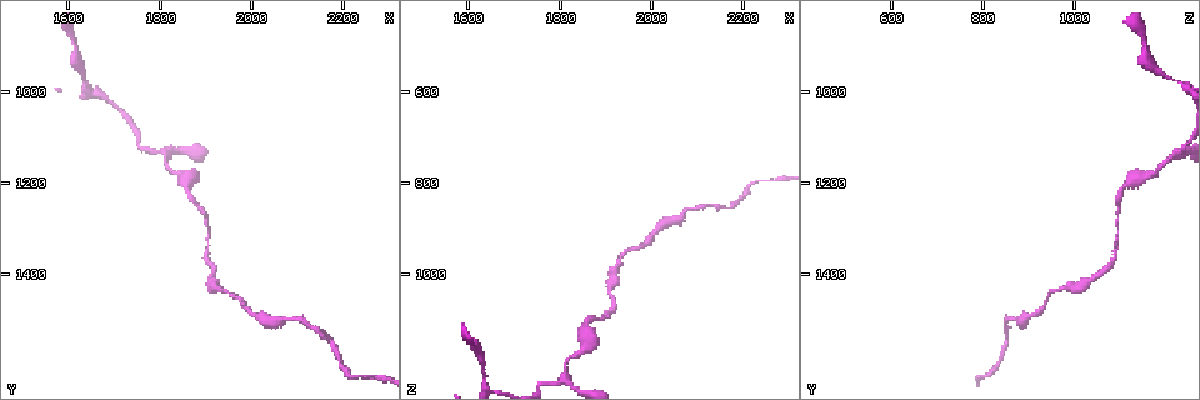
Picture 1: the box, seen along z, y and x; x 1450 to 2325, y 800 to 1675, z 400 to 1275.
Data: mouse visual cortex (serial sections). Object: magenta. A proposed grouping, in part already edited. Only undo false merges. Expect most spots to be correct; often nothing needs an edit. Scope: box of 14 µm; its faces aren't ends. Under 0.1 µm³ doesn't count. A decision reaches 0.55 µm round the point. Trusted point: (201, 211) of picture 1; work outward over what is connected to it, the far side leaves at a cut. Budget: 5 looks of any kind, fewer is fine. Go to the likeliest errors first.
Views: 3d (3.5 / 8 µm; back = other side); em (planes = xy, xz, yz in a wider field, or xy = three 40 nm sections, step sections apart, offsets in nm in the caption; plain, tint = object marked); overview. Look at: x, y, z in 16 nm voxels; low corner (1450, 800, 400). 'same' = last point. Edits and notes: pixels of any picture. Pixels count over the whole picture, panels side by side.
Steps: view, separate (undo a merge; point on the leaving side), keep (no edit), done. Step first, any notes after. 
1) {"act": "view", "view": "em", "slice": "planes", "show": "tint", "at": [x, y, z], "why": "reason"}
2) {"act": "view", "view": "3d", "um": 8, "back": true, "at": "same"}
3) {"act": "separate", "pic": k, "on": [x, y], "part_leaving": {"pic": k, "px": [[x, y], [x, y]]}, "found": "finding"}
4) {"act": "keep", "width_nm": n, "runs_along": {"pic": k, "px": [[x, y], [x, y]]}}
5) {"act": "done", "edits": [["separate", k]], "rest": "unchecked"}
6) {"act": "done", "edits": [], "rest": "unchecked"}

{"act": "view", "view": "3d", "um": 3.5, "at": [1805, 1135, 1235], "why": "three arms meet"}

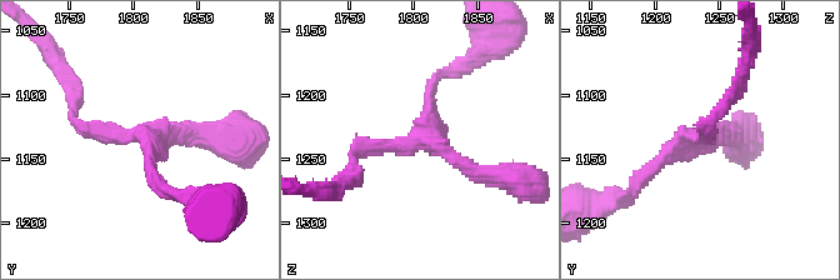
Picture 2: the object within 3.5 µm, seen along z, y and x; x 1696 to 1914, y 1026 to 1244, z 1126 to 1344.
{"act": "view", "view": "em", "slice": "planes", "show": "tint", "at": [1808, 1132, 1230], "arms": 3, "arm_widths_nm": [150, 200, 200], "why": "shape alone is not enough"}

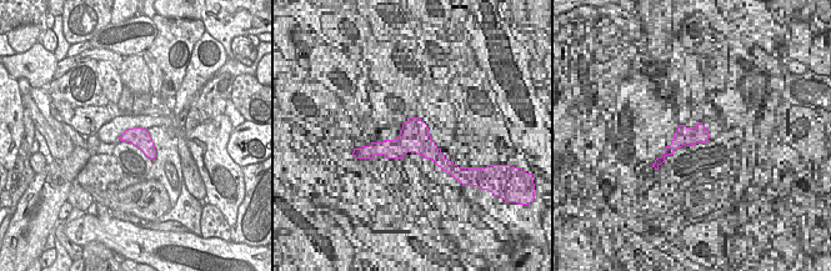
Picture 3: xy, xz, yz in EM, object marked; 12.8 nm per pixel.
{"act": "view", "view": "em", "slice": "xy", "step": 3, "show": "tint", "at": "same"}

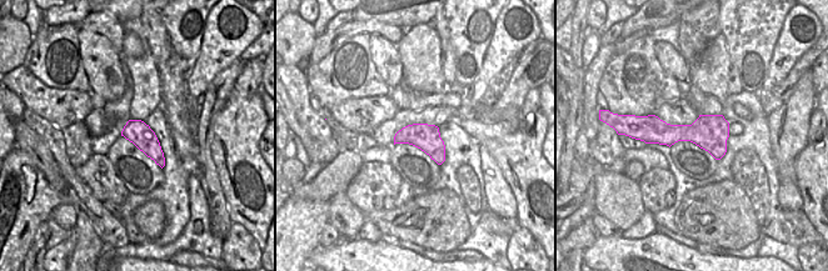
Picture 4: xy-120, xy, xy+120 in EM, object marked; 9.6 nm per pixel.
{"act": "keep", "found": "one cell here"}

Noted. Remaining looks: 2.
{"act": "view", "view": "3d", "um": 3.5, "at": [1635, 975, 1225], "why": "narrows sharply"}

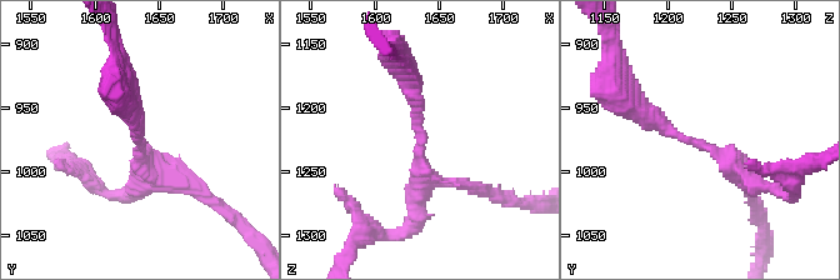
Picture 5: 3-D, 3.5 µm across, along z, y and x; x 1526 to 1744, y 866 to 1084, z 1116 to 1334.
{"act": "view", "view": "em", "slice": "xy", "step": 2, "show": "tint", "at": [1634, 978, 1222], "arm_widths_nm": [200, 250]}

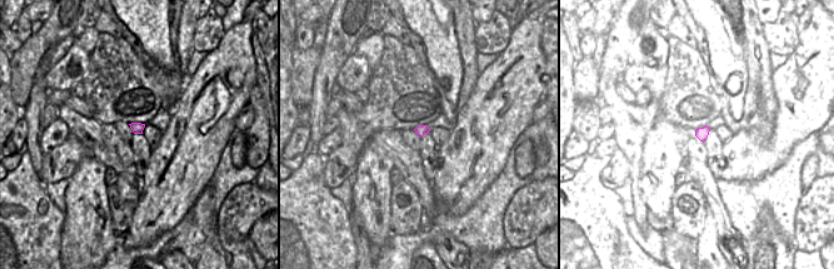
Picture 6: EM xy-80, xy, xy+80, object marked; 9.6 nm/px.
{"act": "keep", "found": "all the same cell"}

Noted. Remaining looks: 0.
{"act": "done", "edits": [], "rest": "unchecked"}

